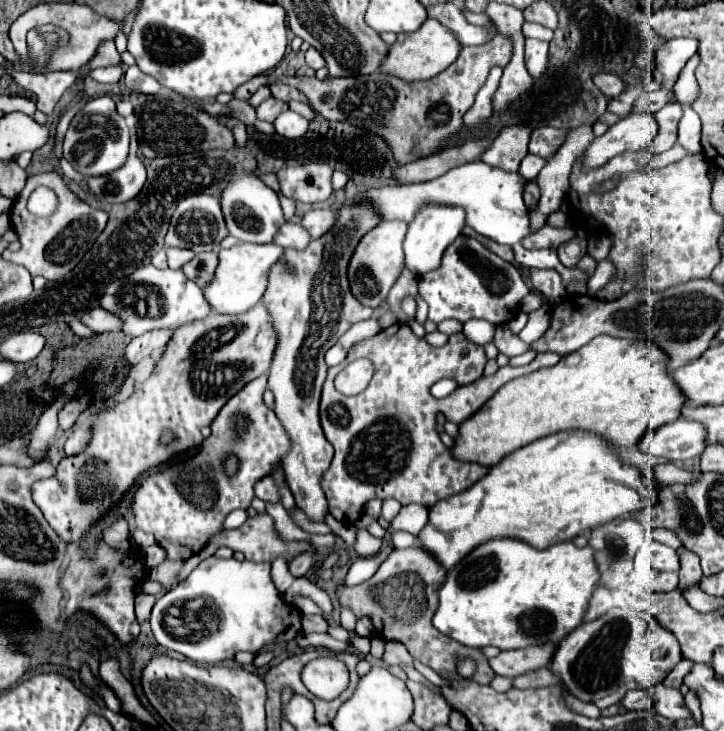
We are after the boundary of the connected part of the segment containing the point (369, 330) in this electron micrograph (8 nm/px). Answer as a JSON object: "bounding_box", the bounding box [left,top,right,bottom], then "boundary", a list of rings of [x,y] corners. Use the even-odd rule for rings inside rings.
{"bounding_box":[340,319,380,349],"boundary":[[[366,319],[366,321],[360,321],[360,323],[354,323],[354,327],[350,327],[342,337],[340,337],[340,343],[350,349],[354,343],[366,339],[366,337],[372,337],[380,331],[378,327],[378,321],[376,319]]]}

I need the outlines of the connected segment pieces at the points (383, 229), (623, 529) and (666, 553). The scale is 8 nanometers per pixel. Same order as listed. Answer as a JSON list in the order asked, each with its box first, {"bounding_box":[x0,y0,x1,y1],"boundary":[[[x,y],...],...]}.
[{"bounding_box":[350,221,408,309],"boundary":[[[384,221],[358,243],[358,249],[350,261],[350,289],[354,295],[358,295],[360,303],[366,303],[368,307],[376,309],[386,299],[390,287],[396,283],[402,269],[406,267],[402,249],[406,231],[408,225],[402,221]]]},{"bounding_box":[588,517,644,589],"boundary":[[[632,517],[614,519],[614,523],[606,523],[606,525],[590,531],[588,545],[596,551],[596,565],[598,565],[598,573],[602,575],[600,585],[616,589],[618,585],[622,585],[626,581],[628,573],[632,571],[634,553],[638,551],[642,539],[644,539],[644,527]]]},{"bounding_box":[652,545,678,571],"boundary":[[[660,545],[662,549],[662,559],[660,559],[660,551],[658,551],[658,555],[656,555],[656,561],[654,561],[654,567],[652,569],[656,569],[656,571],[678,571],[678,555],[676,555],[676,551],[672,549],[672,547],[666,547],[666,545]]]}]

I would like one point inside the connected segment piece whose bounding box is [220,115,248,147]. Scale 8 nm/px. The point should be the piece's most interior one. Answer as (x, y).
(238, 129)

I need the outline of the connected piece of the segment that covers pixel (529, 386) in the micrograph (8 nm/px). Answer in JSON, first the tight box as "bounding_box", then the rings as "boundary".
{"bounding_box":[452,335,688,467],"boundary":[[[598,335],[580,351],[562,357],[554,367],[538,369],[522,379],[514,379],[512,383],[504,385],[478,413],[474,413],[460,425],[460,437],[452,447],[452,455],[462,461],[474,461],[486,467],[494,467],[500,463],[500,459],[514,453],[516,449],[530,445],[540,437],[566,429],[590,429],[604,435],[616,447],[630,447],[634,443],[640,443],[646,431],[680,419],[680,411],[686,403],[688,399],[682,395],[682,389],[674,383],[666,367],[666,351],[642,341]]]}

